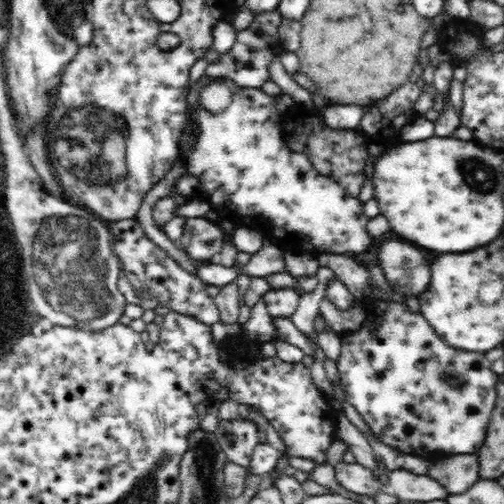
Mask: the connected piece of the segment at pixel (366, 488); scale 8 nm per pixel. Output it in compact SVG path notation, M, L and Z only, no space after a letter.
M343 463L335 466L335 478L346 490L362 496L374 496L384 491L382 483L376 477L376 471L370 470L358 463Z

